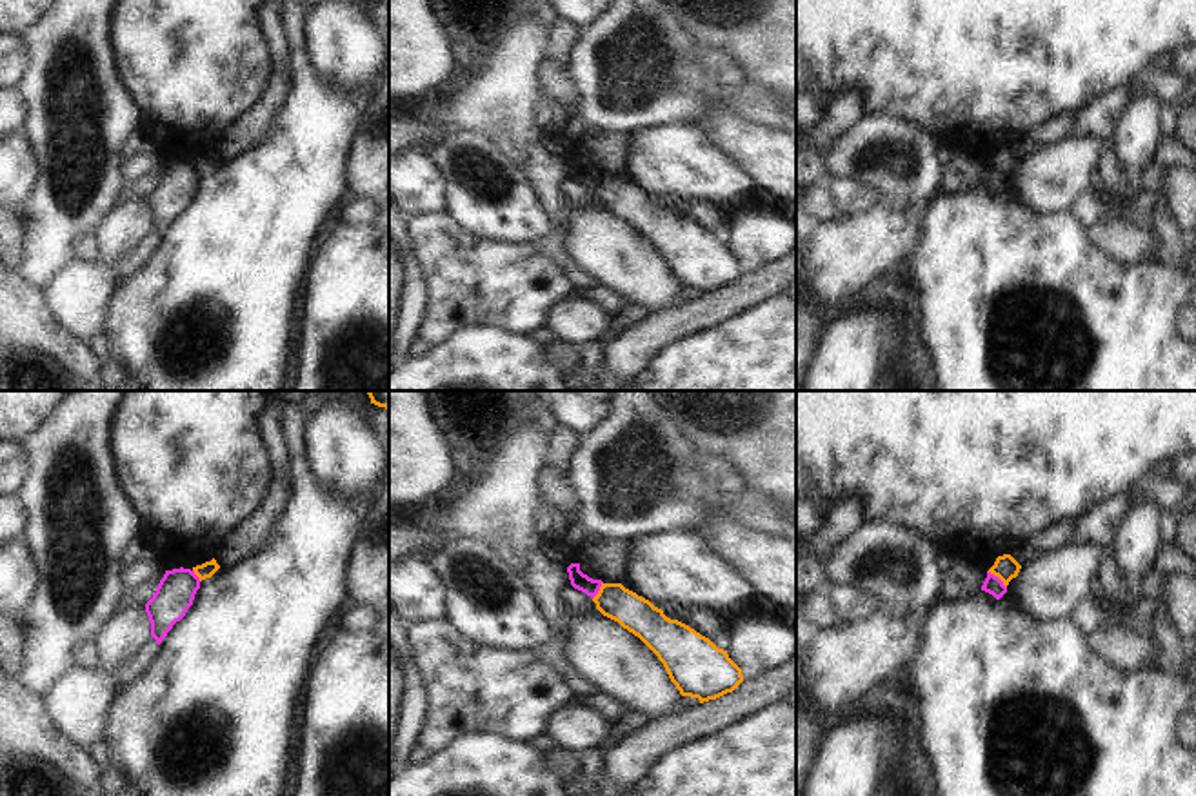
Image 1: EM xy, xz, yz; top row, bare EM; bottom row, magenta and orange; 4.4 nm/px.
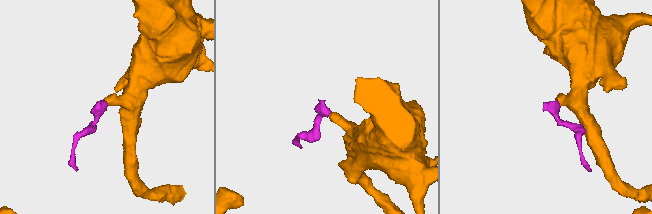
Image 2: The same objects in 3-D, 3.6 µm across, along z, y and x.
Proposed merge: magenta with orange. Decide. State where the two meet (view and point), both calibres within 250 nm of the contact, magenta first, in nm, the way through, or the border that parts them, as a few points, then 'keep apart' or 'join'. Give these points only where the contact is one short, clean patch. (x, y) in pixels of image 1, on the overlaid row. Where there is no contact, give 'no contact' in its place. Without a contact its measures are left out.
yz (998, 578) | 80/110 nm | along yz (987, 571), (1006, 587) | keep apart

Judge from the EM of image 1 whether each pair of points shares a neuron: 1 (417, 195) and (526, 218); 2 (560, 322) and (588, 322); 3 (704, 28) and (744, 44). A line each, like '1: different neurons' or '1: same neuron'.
1: different neurons
2: same neuron
3: same neuron

